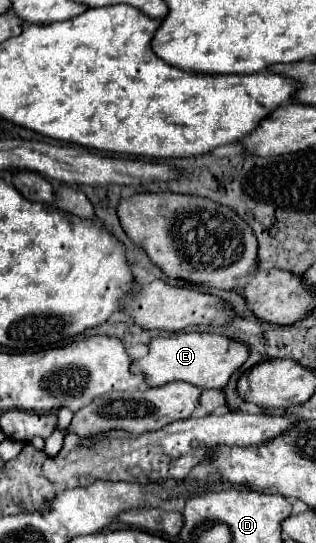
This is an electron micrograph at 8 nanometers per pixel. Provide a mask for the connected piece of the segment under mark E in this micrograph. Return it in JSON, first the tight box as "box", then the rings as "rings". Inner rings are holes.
{"box":[131,333,249,389],"rings":[[[179,333],[171,337],[155,337],[149,341],[149,353],[143,359],[135,359],[131,365],[131,373],[143,373],[145,383],[149,387],[165,385],[171,381],[187,381],[199,389],[223,389],[229,381],[229,377],[247,361],[249,347],[245,343],[237,343],[231,339],[225,339],[221,335],[211,333]]]}

